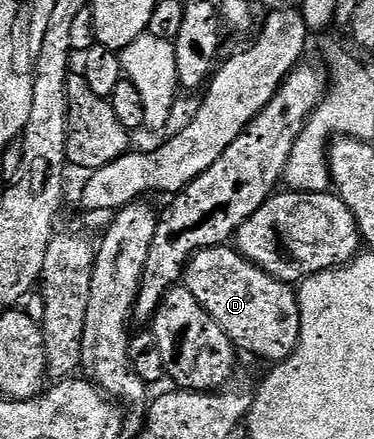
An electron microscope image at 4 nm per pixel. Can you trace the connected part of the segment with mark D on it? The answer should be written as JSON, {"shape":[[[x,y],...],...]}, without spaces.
{"shape":[[[223,244],[200,249],[185,266],[183,285],[219,323],[238,350],[246,349],[268,363],[283,362],[297,350],[301,338],[297,289],[251,263],[236,248]]]}

